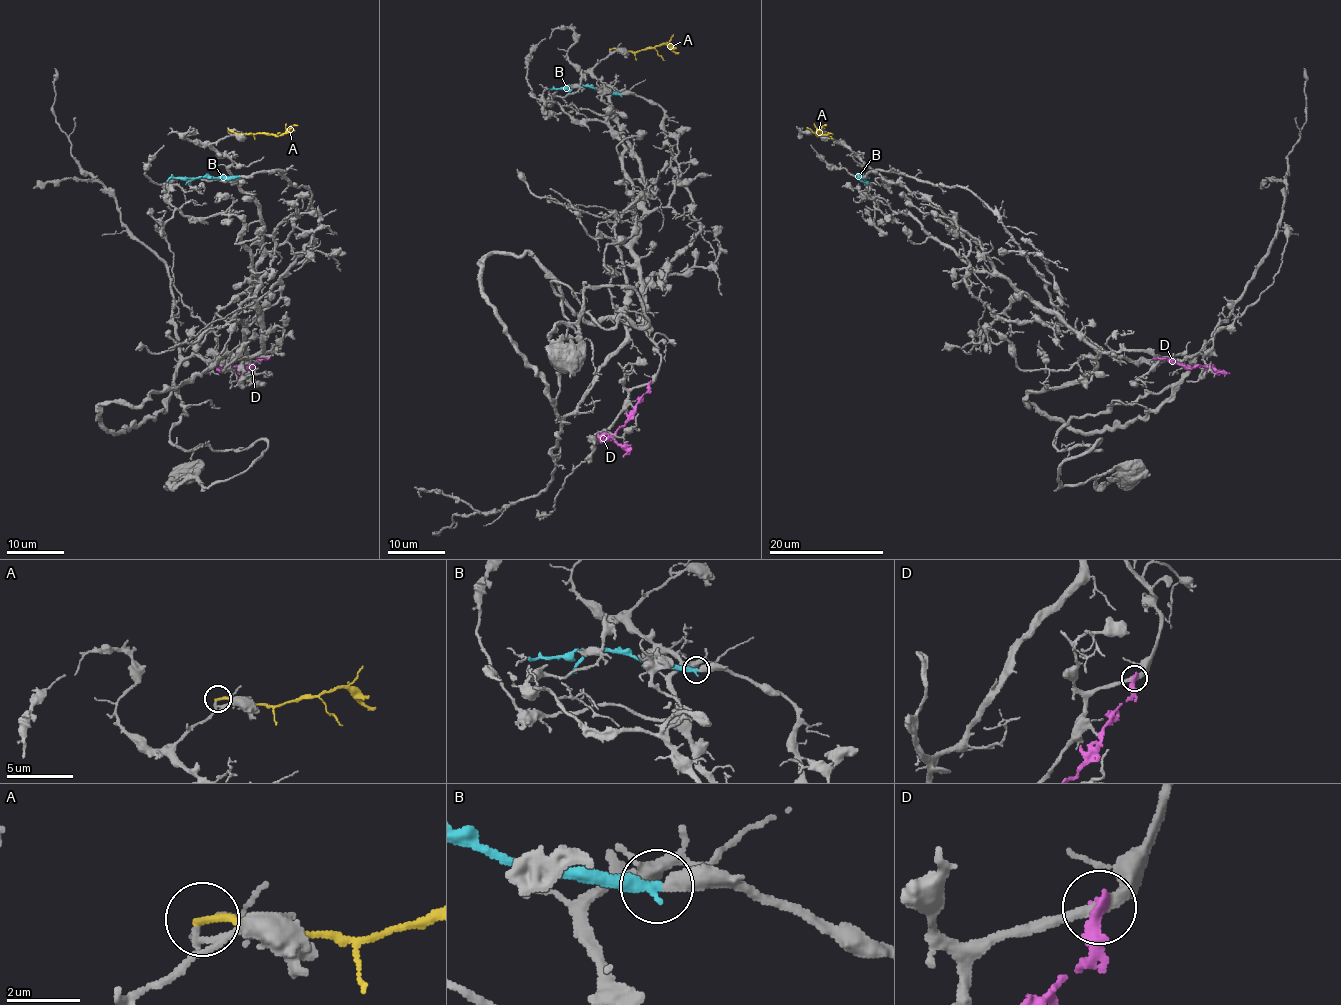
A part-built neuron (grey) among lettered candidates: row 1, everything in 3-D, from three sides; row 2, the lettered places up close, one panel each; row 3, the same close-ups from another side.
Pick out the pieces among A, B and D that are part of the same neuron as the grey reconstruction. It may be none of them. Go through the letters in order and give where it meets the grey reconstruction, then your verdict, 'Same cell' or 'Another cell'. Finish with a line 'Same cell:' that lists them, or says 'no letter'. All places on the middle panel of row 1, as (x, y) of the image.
A: Touches grey at (611, 49). Another cell
B: Touches grey at (621, 94). Same cell
D: Touches grey at (649, 383). Another cell
Same cell: B

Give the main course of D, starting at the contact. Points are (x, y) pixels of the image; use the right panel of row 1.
D: (1156, 358), (1172, 358), (1187, 367), (1206, 367), (1229, 374)

